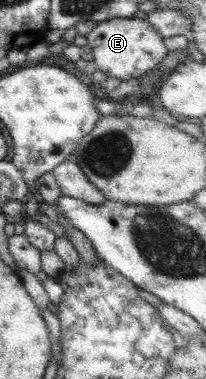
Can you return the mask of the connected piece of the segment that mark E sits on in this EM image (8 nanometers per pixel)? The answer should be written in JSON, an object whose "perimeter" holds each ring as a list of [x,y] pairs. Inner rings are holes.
{"perimeter":[[[137,18],[111,20],[96,23],[96,25],[84,35],[84,42],[89,44],[95,70],[103,72],[106,78],[127,80],[141,77],[153,70],[167,54],[163,44],[163,38],[153,30],[153,26],[145,20]]]}

